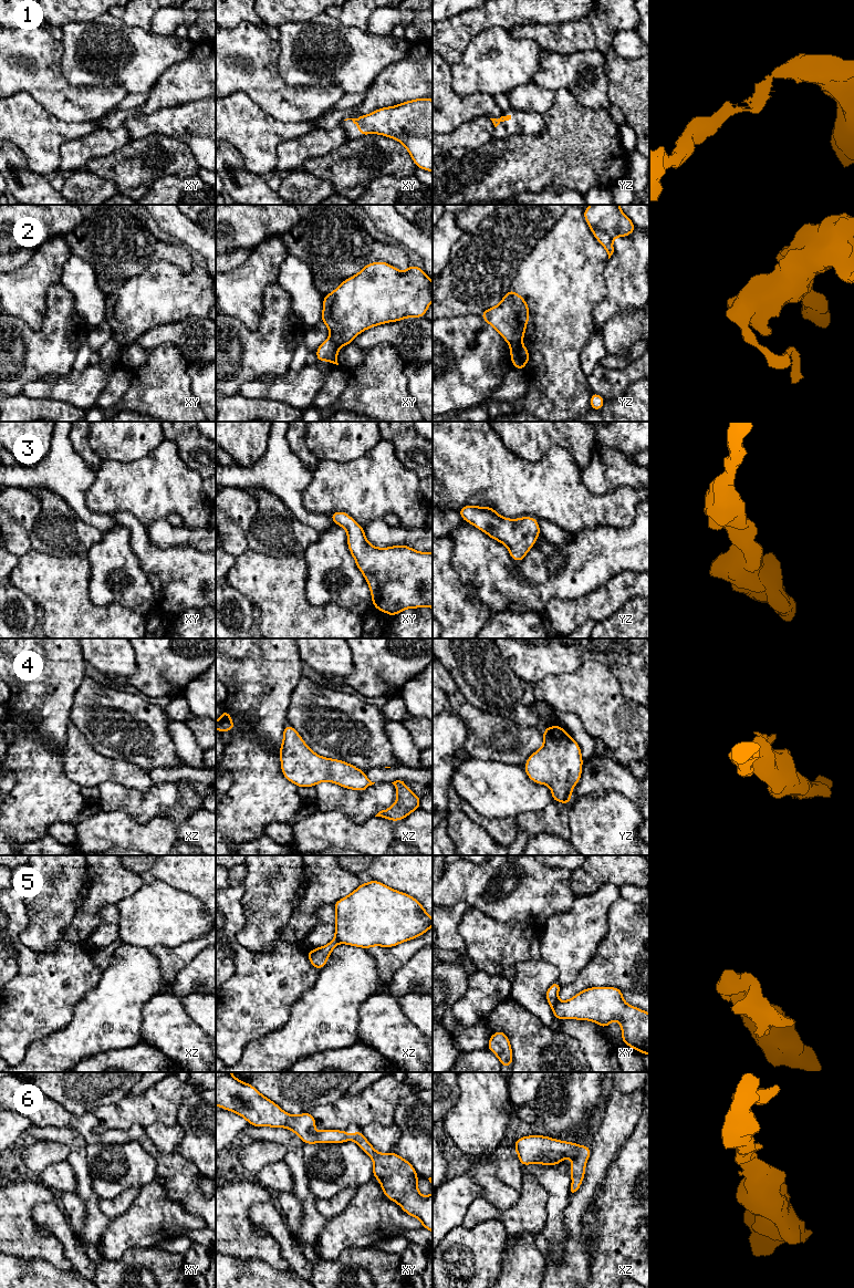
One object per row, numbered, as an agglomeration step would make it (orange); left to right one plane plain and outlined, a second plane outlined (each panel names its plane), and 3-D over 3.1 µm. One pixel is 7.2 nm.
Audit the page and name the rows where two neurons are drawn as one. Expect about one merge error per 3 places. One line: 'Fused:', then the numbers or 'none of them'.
Fused: 2, 5

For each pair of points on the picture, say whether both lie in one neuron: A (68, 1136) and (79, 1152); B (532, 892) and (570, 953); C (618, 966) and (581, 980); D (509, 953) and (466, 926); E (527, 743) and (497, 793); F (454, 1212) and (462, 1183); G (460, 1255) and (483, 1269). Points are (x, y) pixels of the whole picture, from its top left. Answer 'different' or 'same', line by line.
A: same
B: different
C: same
D: same
E: different
F: same
G: same

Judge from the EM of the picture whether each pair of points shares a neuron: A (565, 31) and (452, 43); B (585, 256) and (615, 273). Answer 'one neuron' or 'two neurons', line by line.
A: two neurons
B: two neurons

